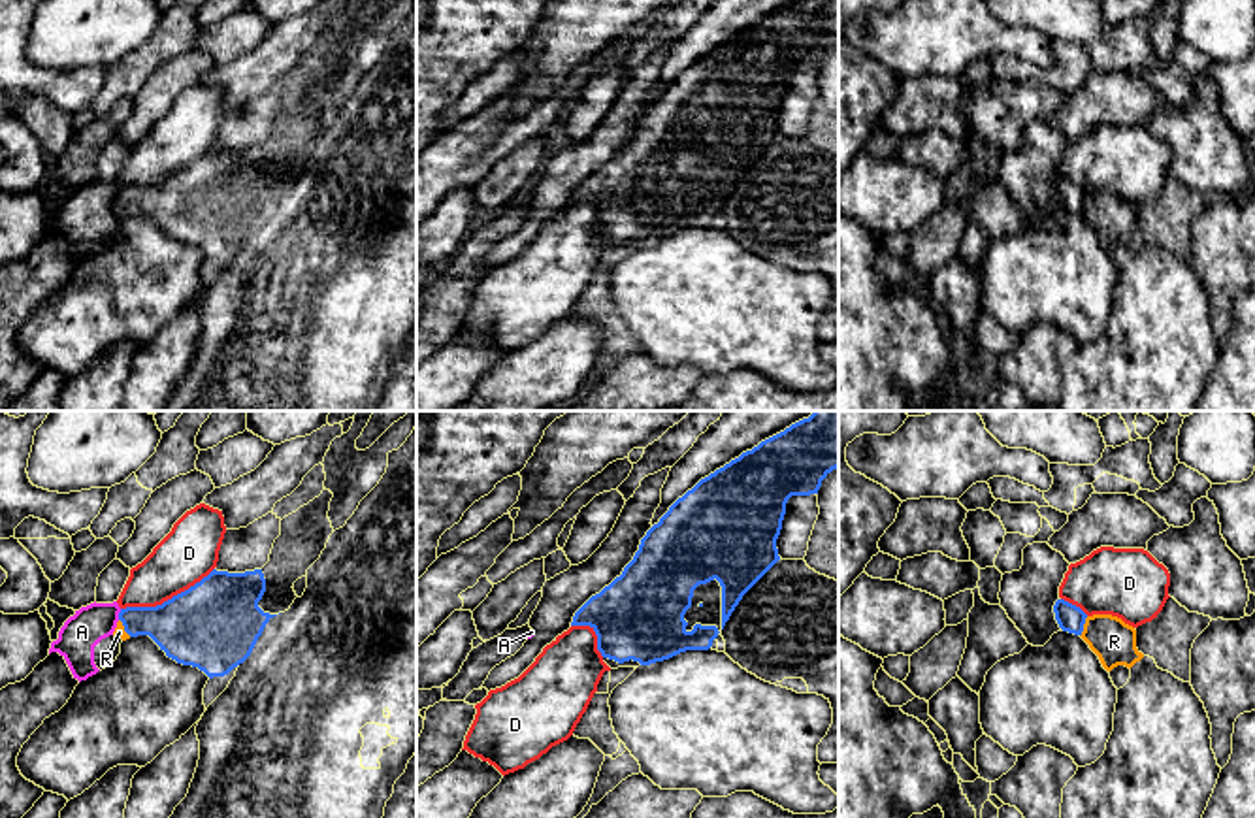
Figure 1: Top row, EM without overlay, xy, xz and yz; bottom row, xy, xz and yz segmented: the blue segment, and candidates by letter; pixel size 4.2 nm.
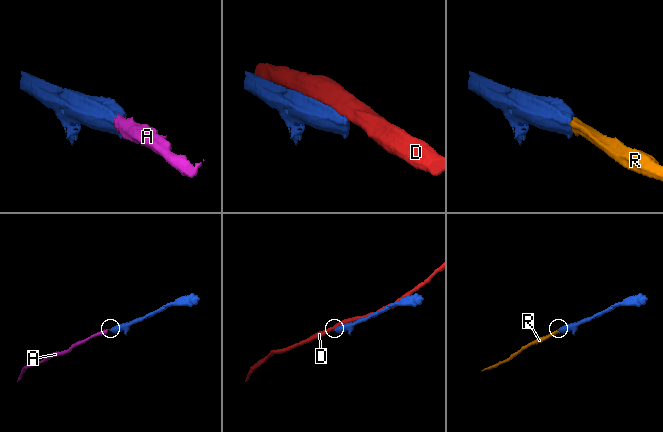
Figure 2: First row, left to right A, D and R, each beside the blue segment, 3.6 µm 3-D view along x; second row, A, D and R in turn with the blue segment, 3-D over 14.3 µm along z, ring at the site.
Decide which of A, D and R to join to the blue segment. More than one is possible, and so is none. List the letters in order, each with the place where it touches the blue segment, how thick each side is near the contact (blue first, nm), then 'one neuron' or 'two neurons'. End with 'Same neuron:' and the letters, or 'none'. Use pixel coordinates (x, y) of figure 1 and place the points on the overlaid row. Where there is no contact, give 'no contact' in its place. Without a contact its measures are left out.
A: meets blue in xy at (119, 615); 220 nm thick on the blue side, 160 nm on the other; two neurons
D: meets blue in xy at (168, 600); 380 nm thick on the blue side, 240 nm on the other; two neurons
R: meets blue in yz at (1082, 626); 120 nm thick on the blue side, 190 nm on the other; one neuron
Same neuron: R

